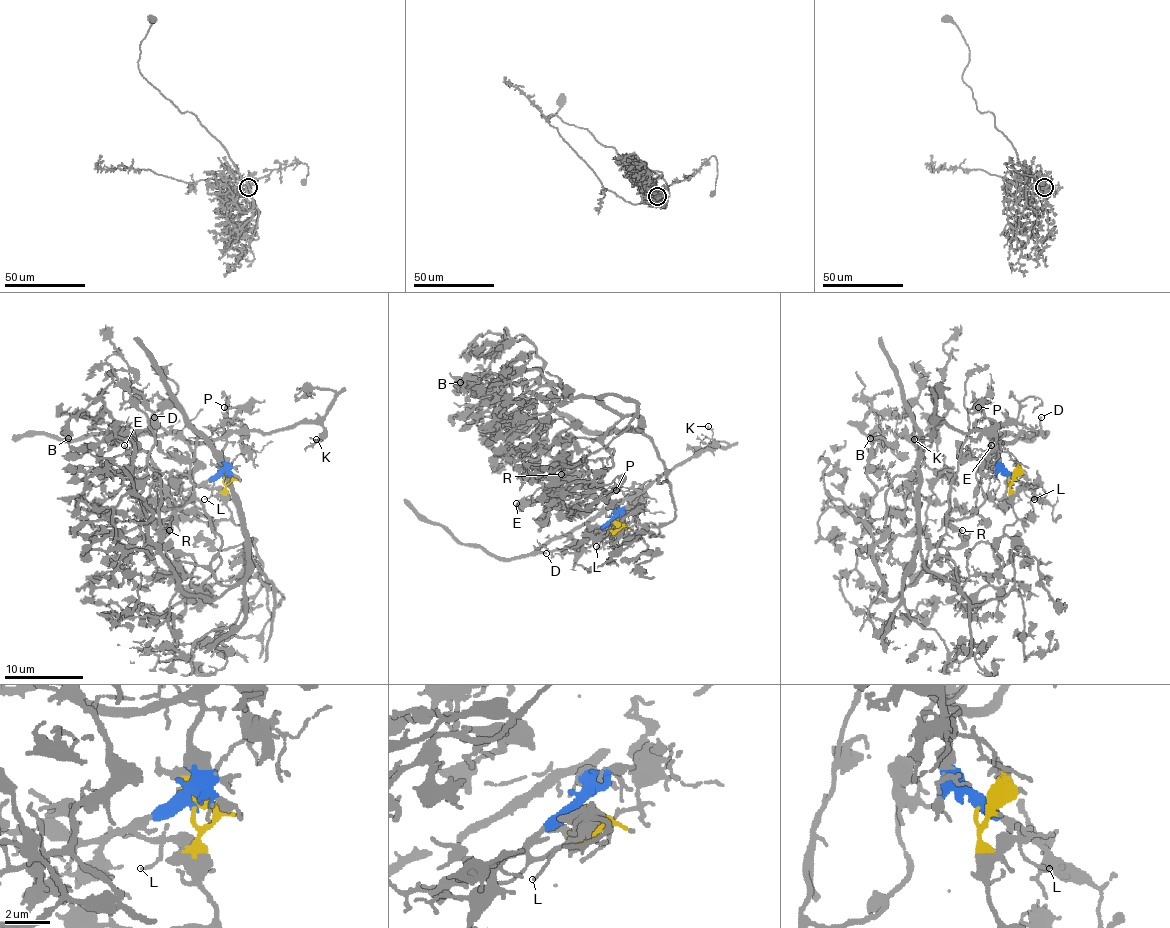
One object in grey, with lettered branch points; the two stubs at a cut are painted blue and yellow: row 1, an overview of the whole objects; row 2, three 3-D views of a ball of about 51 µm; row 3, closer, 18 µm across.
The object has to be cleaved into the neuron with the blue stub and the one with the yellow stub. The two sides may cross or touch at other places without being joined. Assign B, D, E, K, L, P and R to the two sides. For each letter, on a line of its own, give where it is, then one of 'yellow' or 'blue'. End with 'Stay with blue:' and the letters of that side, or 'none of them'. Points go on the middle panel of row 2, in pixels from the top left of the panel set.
B: place (460, 382); yellow
D: place (546, 553); blue
E: place (516, 503); yellow
K: place (708, 426); blue
L: place (596, 546); blue
P: place (616, 490); blue
R: place (561, 474); yellow
Stay with blue: D, K, L, P

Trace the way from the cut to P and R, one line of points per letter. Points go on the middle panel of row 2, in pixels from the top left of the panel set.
P: (616, 520), (616, 510), (627, 500), (633, 506), (629, 498), (631, 490), (623, 487), (616, 490)
R: (616, 520), (653, 526), (675, 516), (667, 471), (631, 415), (608, 429), (608, 457), (564, 461), (560, 475)

